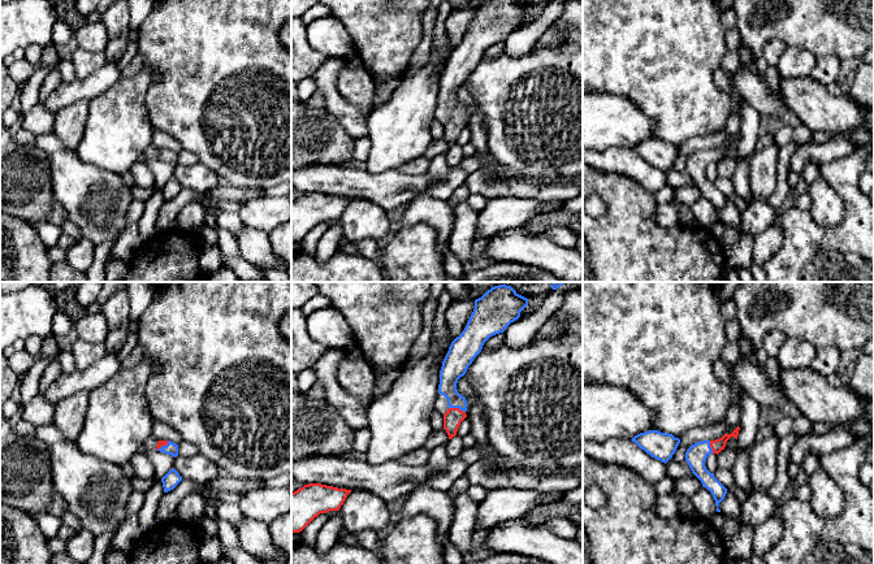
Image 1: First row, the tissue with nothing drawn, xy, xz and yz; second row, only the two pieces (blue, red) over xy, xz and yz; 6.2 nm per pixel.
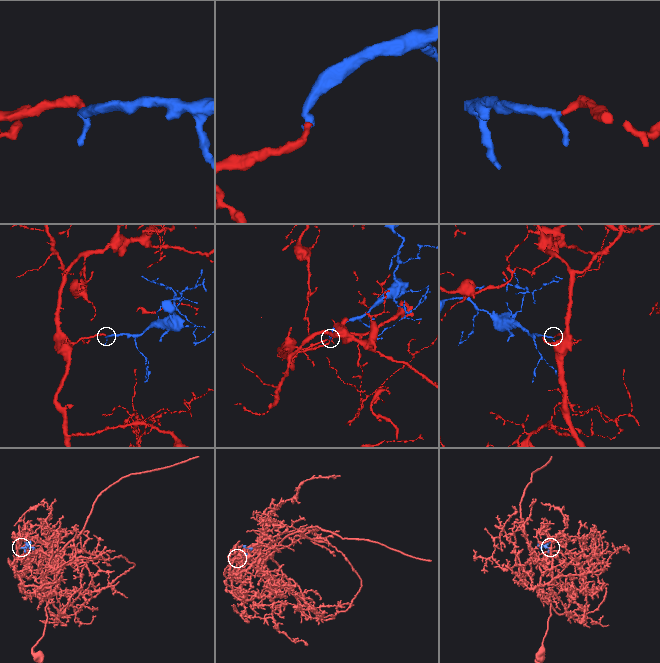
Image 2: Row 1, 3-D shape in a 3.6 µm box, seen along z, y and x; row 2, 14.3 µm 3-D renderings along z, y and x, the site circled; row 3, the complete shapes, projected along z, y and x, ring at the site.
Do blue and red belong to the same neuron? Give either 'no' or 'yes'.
yes

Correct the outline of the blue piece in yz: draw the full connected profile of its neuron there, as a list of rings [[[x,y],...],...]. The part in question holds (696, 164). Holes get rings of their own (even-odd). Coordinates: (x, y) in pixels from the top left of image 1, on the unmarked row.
[[[737,135],[731,143],[724,143],[722,147],[715,149],[702,149],[692,153],[685,161],[685,170],[688,172],[692,182],[701,190],[702,195],[706,196],[717,214],[717,221],[721,221],[718,217],[719,212],[724,208],[727,198],[714,186],[714,182],[710,182],[705,170],[710,162],[719,162],[724,159],[727,149],[734,146],[737,148],[740,136]]]

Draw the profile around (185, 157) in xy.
[[[182,149],[178,153],[178,165],[191,166],[191,165],[195,165],[198,162],[199,162],[198,157],[190,151]]]

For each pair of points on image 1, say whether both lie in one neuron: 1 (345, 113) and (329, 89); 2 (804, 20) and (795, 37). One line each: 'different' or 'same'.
1: same
2: same

